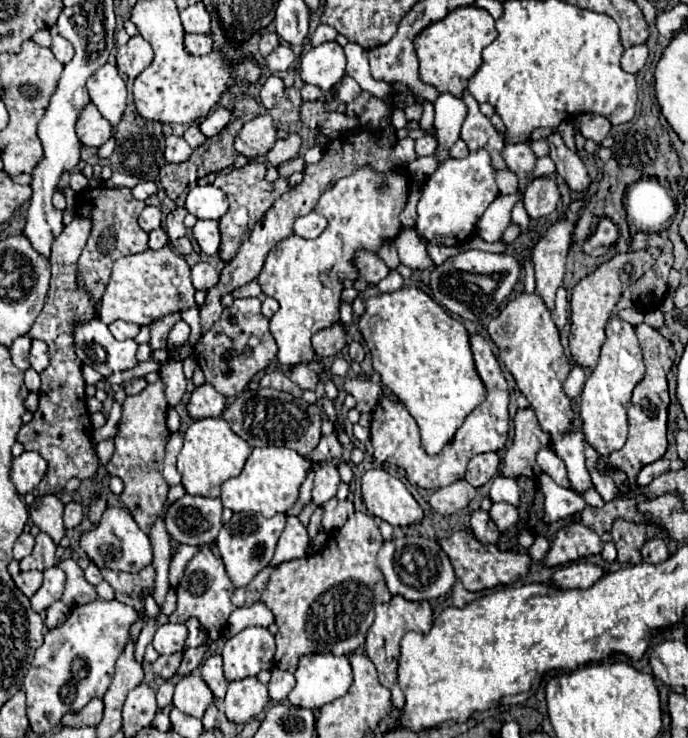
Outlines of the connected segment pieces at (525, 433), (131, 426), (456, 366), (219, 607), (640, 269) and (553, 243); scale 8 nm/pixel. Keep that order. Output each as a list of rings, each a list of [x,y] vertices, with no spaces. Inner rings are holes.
[[[530,408],[518,410],[514,416],[514,442],[506,450],[502,476],[528,476],[538,480],[542,470],[536,464],[536,450],[542,446],[550,446],[550,434],[542,432],[536,414]]]
[[[162,380],[148,384],[136,396],[126,396],[122,404],[122,420],[114,436],[116,450],[110,462],[106,464],[106,470],[110,476],[122,478],[126,488],[120,494],[120,500],[126,504],[126,508],[132,512],[134,520],[146,534],[150,534],[158,518],[162,520],[166,518],[164,514],[170,508],[168,484],[162,478],[164,446],[166,446],[166,440],[170,438],[170,430],[166,426],[166,412],[168,412],[168,402],[166,402]]]
[[[402,288],[366,300],[366,312],[358,324],[368,350],[372,352],[374,370],[382,376],[382,384],[404,402],[422,434],[422,446],[428,454],[438,454],[462,426],[466,416],[486,398],[486,388],[474,368],[472,350],[466,328],[454,320],[442,306],[438,306],[420,288]]]
[[[202,546],[200,552],[188,562],[188,566],[184,570],[184,578],[180,580],[176,592],[178,592],[178,604],[176,604],[176,610],[168,616],[168,620],[184,624],[188,618],[198,618],[200,624],[206,628],[208,636],[212,640],[218,640],[226,628],[230,614],[236,608],[230,602],[234,584],[232,584],[230,576],[226,574],[222,560],[218,560],[208,546]]]
[[[646,248],[646,250],[638,250],[638,252],[616,254],[612,260],[604,262],[596,272],[582,278],[574,286],[572,298],[570,298],[570,308],[572,308],[570,354],[578,366],[582,366],[586,370],[594,370],[594,364],[598,364],[600,348],[606,342],[604,328],[606,328],[606,324],[614,312],[616,302],[620,300],[622,292],[632,284],[632,278],[638,280],[646,270],[650,270],[658,256],[660,256],[660,248]],[[626,266],[628,266],[628,272],[626,272]]]
[[[572,202],[566,220],[550,226],[546,236],[542,236],[532,250],[532,264],[536,270],[536,294],[544,300],[550,312],[554,310],[554,294],[564,282],[566,254],[570,248],[578,208],[580,202]]]

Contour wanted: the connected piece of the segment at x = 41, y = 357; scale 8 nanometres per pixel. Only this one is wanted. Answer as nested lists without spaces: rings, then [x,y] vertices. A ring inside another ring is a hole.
[[[32,340],[32,350],[30,350],[30,366],[40,374],[48,366],[48,346],[42,340]]]

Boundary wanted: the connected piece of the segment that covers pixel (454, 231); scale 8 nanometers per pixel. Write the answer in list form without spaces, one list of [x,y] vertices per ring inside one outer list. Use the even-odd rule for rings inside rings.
[[[484,148],[470,152],[466,158],[446,158],[438,162],[438,168],[428,178],[418,200],[418,218],[414,226],[416,232],[430,244],[462,244],[468,236],[474,234],[476,222],[480,220],[484,210],[500,196],[494,182],[494,172],[496,170],[492,168],[490,156]]]

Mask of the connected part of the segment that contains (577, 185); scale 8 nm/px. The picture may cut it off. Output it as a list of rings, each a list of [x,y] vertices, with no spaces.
[[[560,134],[548,136],[548,144],[550,144],[550,158],[556,164],[556,172],[564,178],[570,190],[586,192],[592,186],[592,180],[588,176],[584,162],[578,158],[578,154],[566,148]]]

